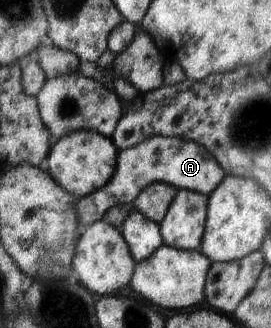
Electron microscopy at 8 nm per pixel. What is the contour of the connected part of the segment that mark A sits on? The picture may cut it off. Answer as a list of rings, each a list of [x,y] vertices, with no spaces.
[[[152,136],[136,147],[118,151],[116,171],[112,173],[108,183],[102,185],[102,189],[96,189],[94,193],[77,198],[76,203],[73,203],[77,227],[79,230],[84,229],[96,221],[103,220],[108,209],[134,202],[137,194],[150,183],[161,182],[209,197],[225,176],[216,159],[200,145],[174,137]]]

